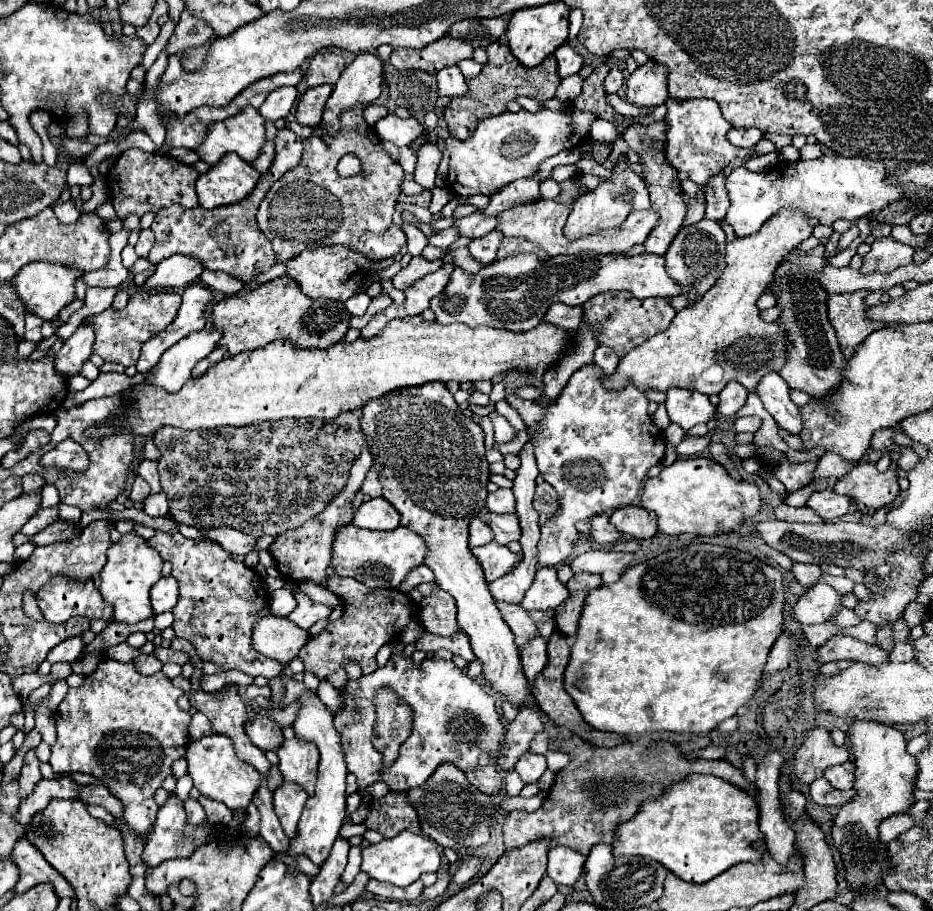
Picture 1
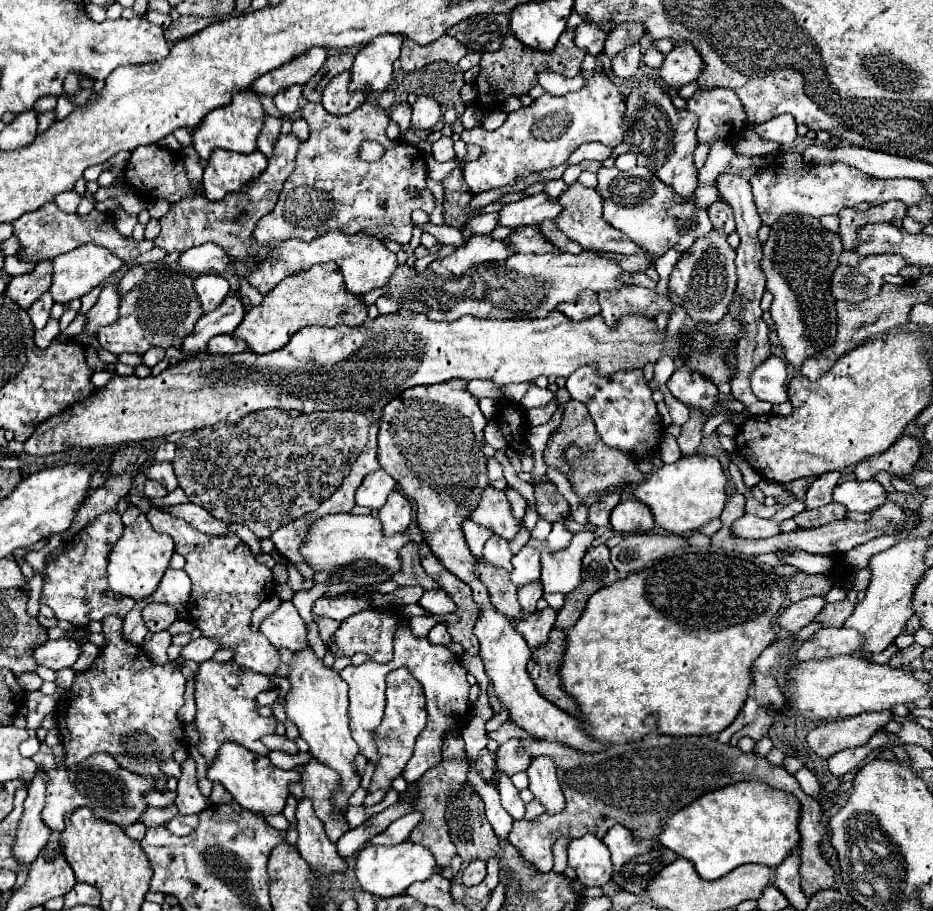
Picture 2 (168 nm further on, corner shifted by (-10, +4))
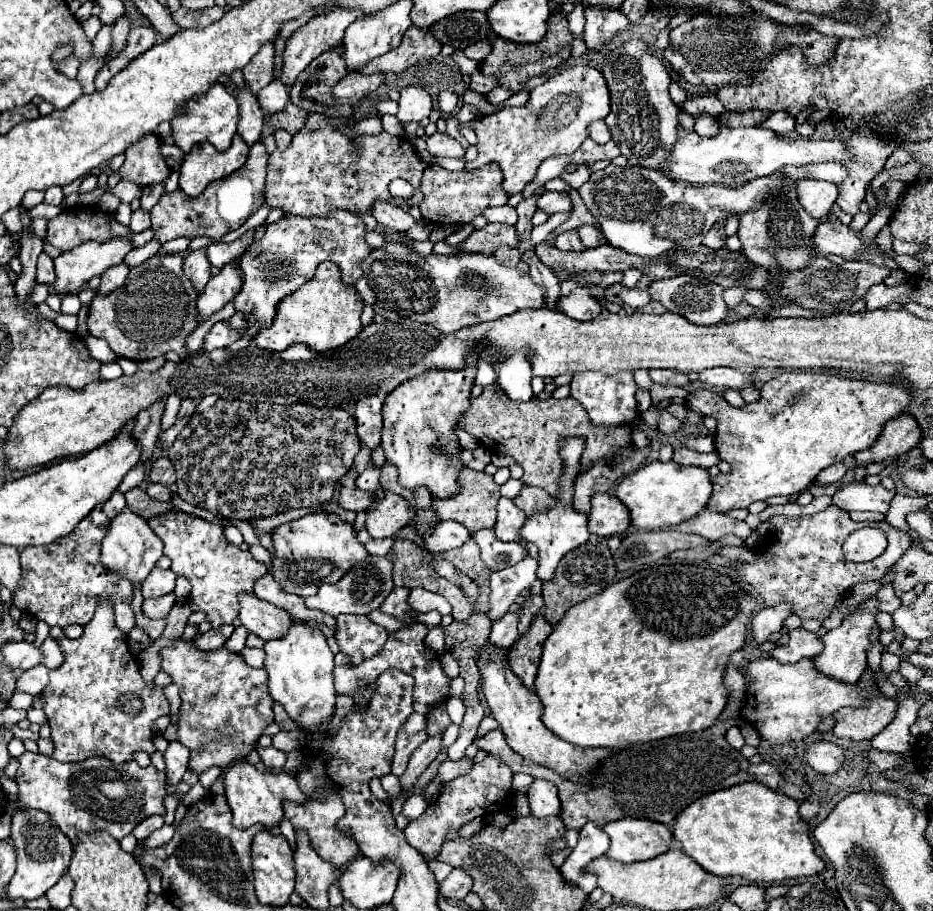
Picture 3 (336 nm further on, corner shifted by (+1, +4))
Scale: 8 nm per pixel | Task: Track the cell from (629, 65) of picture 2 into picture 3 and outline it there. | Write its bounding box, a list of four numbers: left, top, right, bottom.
[583,6,629,50]

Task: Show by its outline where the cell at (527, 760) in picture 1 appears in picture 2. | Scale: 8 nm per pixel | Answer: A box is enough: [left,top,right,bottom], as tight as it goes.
[528,758,564,814]

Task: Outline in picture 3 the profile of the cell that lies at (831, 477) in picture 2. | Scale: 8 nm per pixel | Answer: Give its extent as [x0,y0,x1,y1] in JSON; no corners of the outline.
[817,462,847,484]

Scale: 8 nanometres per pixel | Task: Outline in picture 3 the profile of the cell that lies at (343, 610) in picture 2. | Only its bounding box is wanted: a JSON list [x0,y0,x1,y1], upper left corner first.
[305,556,395,616]

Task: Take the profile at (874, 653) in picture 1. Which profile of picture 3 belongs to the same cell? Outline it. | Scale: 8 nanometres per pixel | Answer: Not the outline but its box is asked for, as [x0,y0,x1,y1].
[771,628,821,662]

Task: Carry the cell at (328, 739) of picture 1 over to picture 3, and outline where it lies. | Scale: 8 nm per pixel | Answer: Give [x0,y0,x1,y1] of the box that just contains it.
[263,620,337,728]

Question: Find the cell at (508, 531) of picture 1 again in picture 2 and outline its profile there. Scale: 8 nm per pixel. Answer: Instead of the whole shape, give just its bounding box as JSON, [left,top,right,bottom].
[470,486,518,540]

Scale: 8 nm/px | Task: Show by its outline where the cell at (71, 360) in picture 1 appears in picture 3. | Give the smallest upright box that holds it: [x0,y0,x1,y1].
[97,262,129,296]

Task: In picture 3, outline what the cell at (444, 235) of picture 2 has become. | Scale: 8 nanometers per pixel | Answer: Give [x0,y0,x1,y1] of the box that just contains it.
[373,202,415,232]

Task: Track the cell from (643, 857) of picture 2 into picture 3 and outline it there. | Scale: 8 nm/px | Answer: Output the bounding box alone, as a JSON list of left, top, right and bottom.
[603,818,673,864]

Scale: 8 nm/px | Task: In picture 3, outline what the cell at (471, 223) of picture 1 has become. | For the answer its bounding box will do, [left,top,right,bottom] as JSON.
[537,192,573,214]

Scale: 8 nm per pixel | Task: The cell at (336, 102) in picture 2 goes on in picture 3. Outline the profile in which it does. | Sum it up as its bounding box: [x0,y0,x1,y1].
[333,72,385,104]

